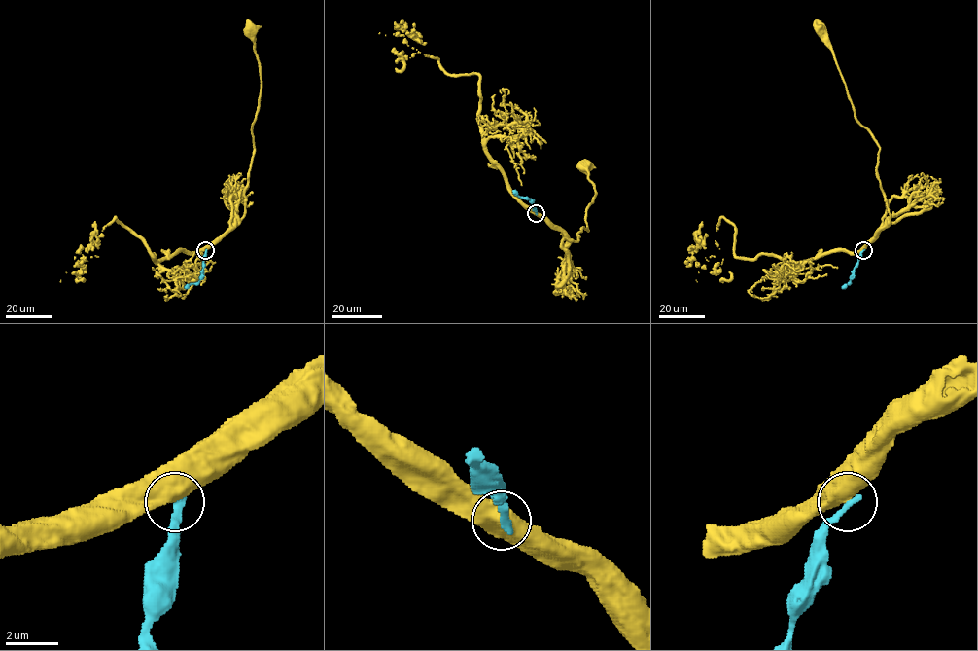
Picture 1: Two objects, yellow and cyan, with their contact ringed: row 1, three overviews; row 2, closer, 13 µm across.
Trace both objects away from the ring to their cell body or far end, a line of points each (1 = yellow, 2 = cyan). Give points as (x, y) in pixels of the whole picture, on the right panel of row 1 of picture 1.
1: (863, 250), (890, 217), (877, 170), (880, 146), (856, 119), (831, 46), (820, 32), (820, 29)
2: (863, 250), (854, 276), (843, 288)

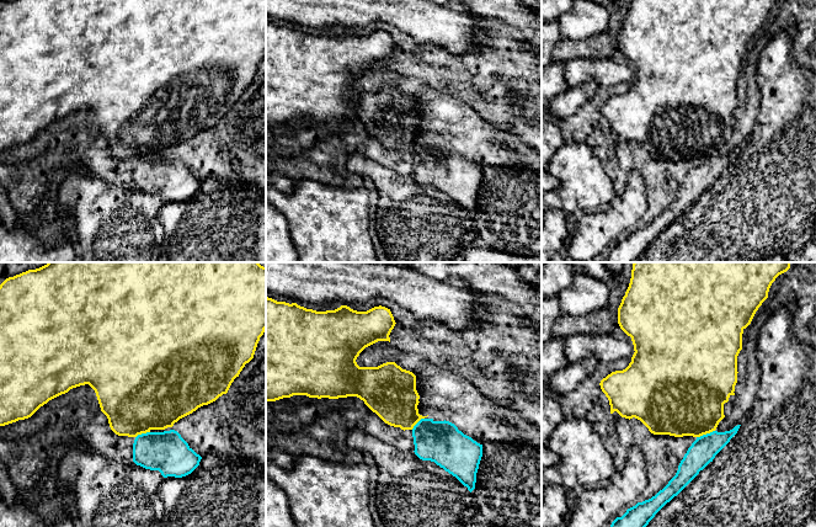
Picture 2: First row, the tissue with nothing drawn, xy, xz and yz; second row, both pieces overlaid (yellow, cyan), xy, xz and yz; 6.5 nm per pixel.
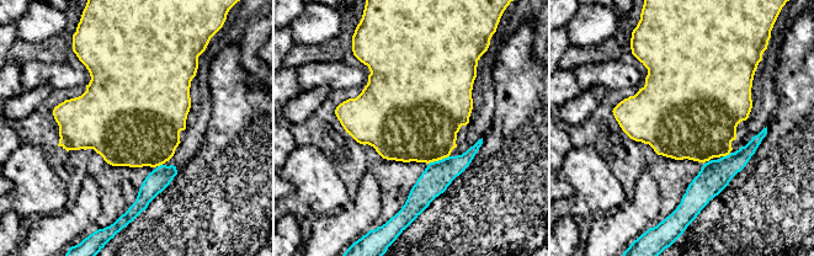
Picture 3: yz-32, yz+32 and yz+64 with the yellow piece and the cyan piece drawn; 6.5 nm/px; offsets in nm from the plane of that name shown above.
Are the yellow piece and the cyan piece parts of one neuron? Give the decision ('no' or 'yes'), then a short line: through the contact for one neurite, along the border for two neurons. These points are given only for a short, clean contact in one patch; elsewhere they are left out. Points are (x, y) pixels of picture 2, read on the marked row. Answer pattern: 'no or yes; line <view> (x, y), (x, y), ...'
no; line yz (714, 430), (697, 437)

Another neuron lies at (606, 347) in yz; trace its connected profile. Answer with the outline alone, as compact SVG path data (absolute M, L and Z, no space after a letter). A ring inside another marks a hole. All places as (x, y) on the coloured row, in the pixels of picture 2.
M575 334L565 340L565 353L569 362L594 357L598 362L615 362L633 357L634 345L617 339L613 334Z

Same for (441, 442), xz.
M421 419L412 428L415 454L434 462L471 493L482 457L482 445L464 435L449 421Z

